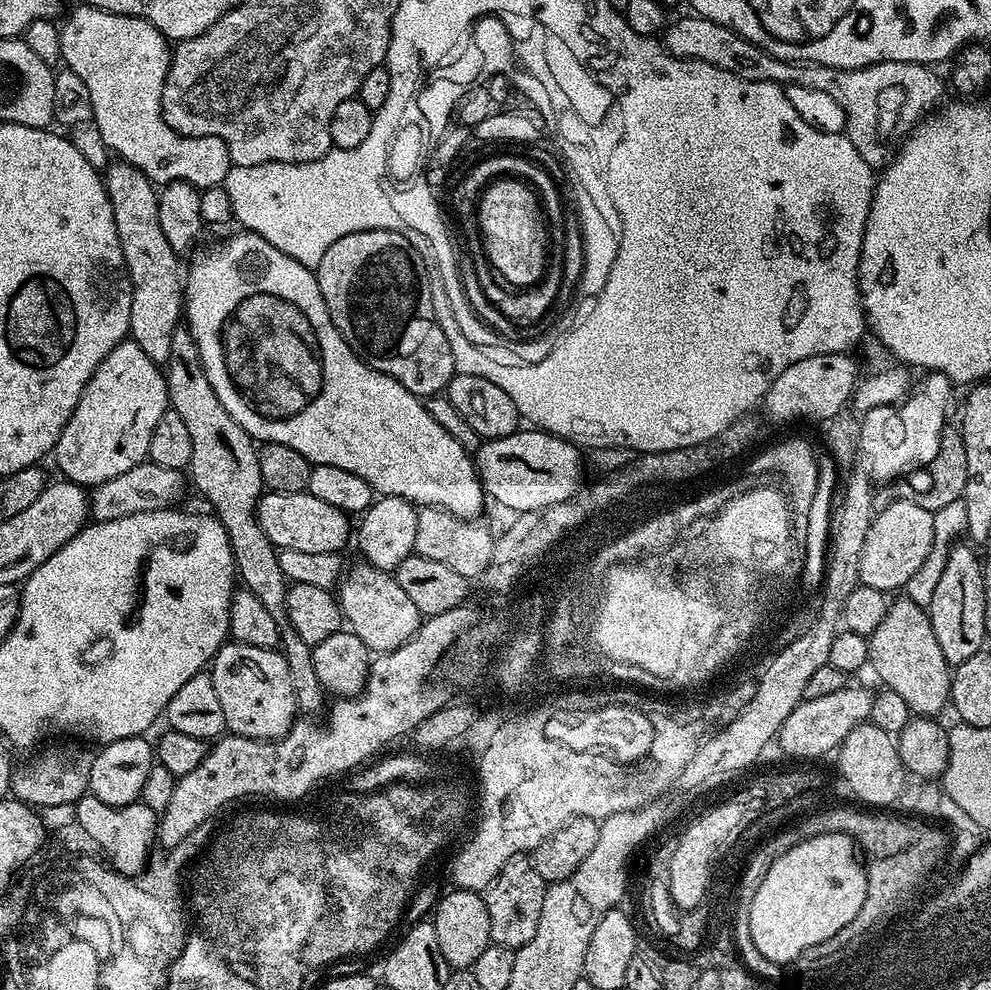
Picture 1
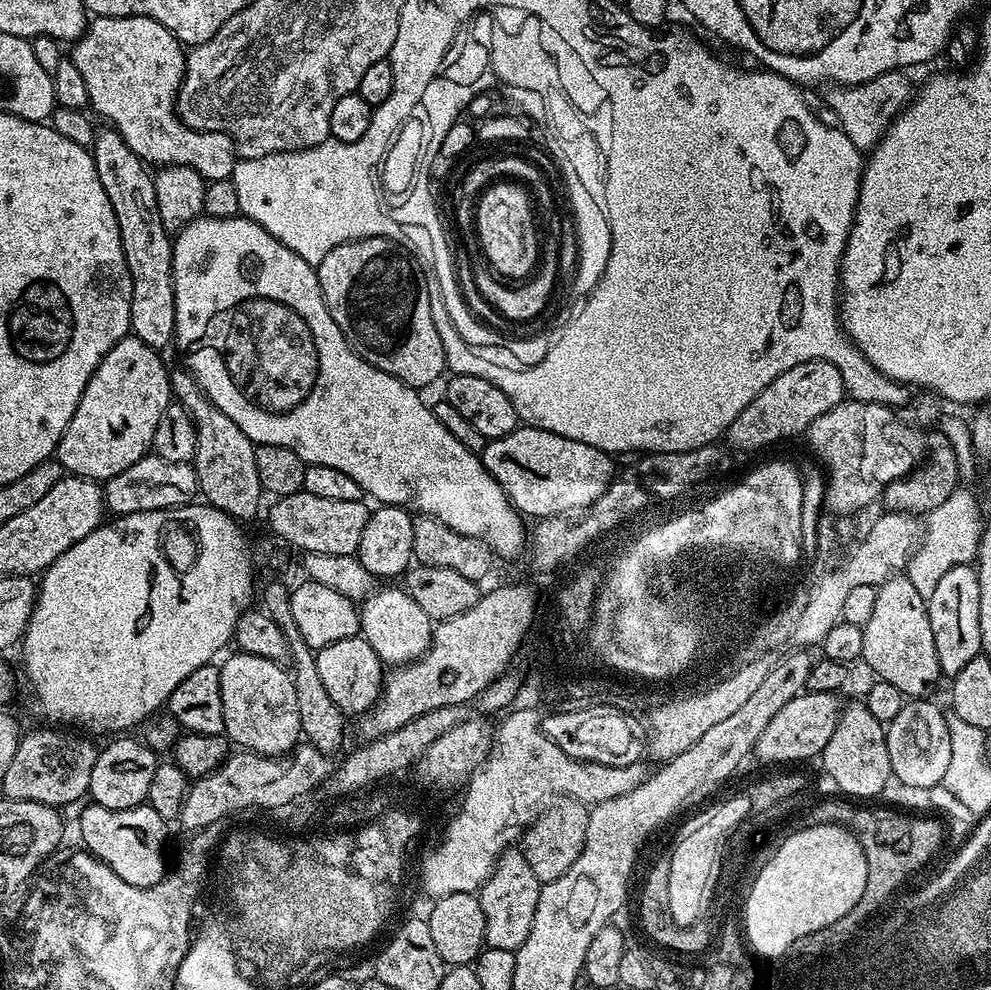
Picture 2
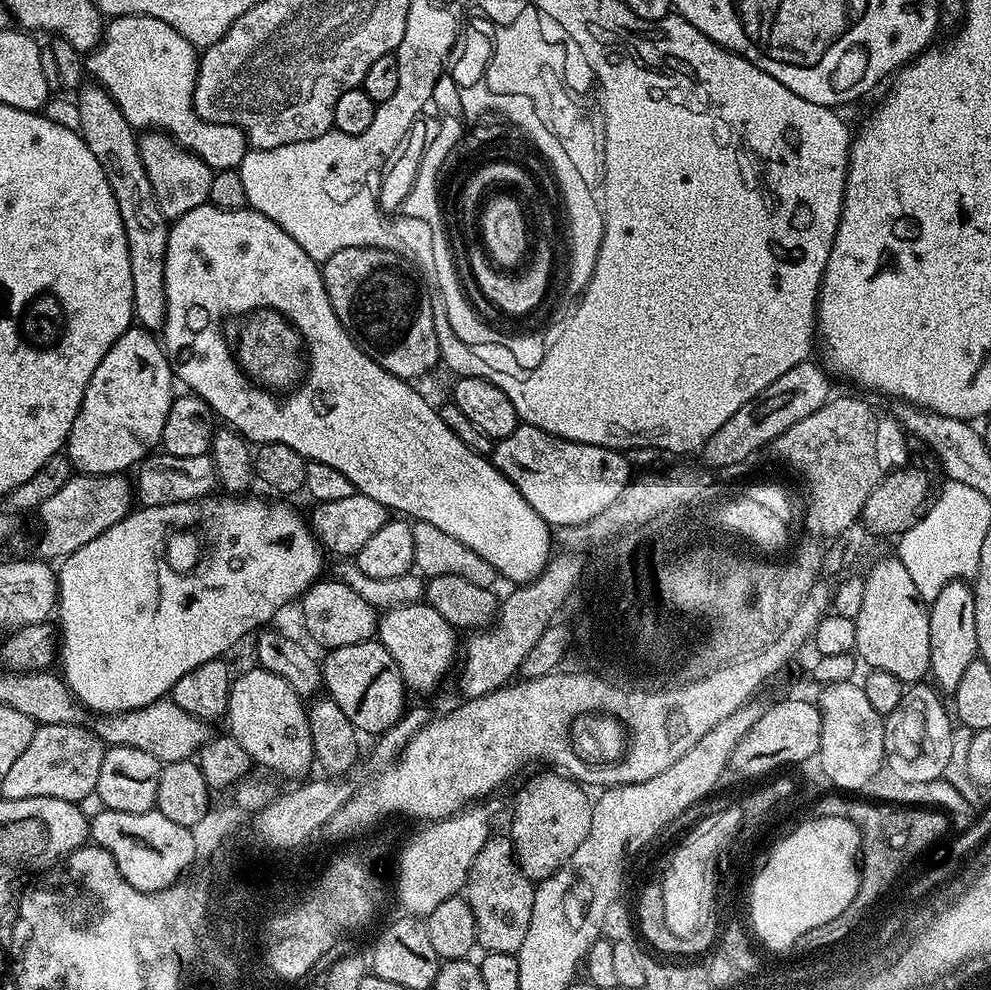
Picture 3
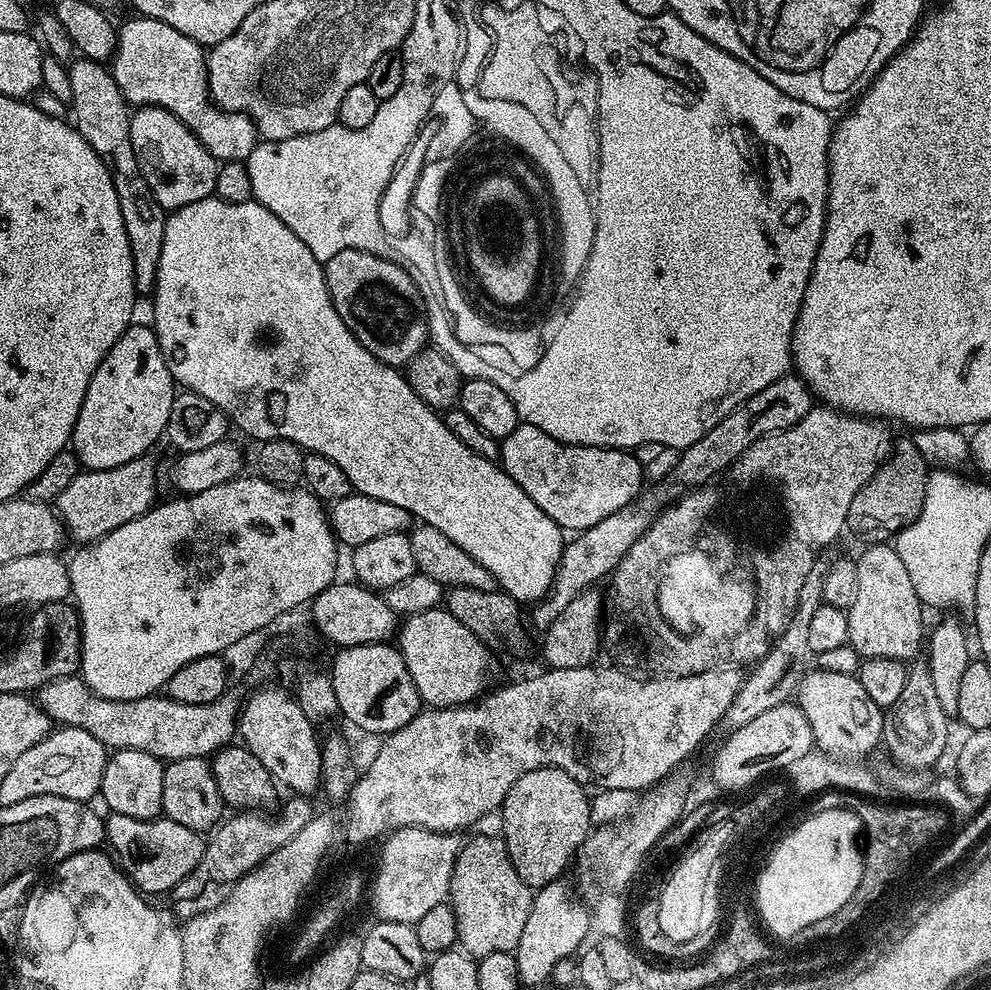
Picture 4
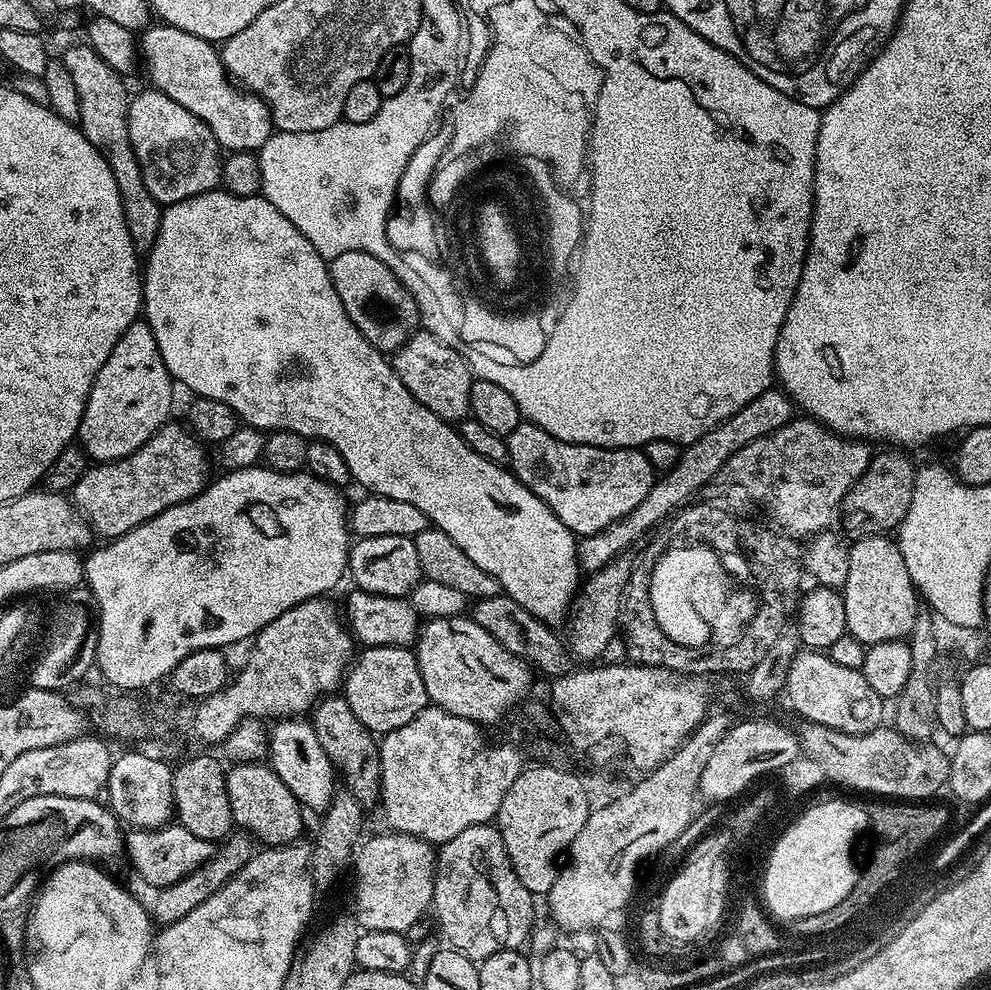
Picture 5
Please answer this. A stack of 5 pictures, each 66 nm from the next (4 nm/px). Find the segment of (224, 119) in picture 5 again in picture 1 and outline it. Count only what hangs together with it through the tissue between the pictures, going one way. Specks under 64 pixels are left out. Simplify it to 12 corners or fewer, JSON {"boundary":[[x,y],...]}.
{"boundary":[[141,16],[63,17],[102,142],[157,186],[223,185],[226,142],[164,121],[169,41]]}

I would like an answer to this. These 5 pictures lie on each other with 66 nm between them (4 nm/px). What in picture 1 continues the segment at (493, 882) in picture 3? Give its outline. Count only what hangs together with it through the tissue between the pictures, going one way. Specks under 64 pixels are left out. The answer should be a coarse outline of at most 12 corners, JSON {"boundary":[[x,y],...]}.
{"boundary":[[527,855],[484,896],[492,943],[518,949],[538,930],[546,881]]}

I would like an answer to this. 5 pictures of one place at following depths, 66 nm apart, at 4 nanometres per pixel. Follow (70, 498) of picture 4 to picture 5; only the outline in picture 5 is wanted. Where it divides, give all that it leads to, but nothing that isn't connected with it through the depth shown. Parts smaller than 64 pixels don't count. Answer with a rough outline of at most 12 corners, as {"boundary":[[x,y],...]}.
{"boundary":[[165,424],[93,463],[70,496],[97,537],[126,534],[210,480],[205,445]]}

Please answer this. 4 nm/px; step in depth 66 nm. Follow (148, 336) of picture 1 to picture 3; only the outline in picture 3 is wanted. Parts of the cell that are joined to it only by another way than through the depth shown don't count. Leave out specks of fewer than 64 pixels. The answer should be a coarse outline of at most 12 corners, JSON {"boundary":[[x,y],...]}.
{"boundary":[[95,82],[75,97],[80,137],[126,230],[134,320],[166,318],[169,221],[137,133]]}

